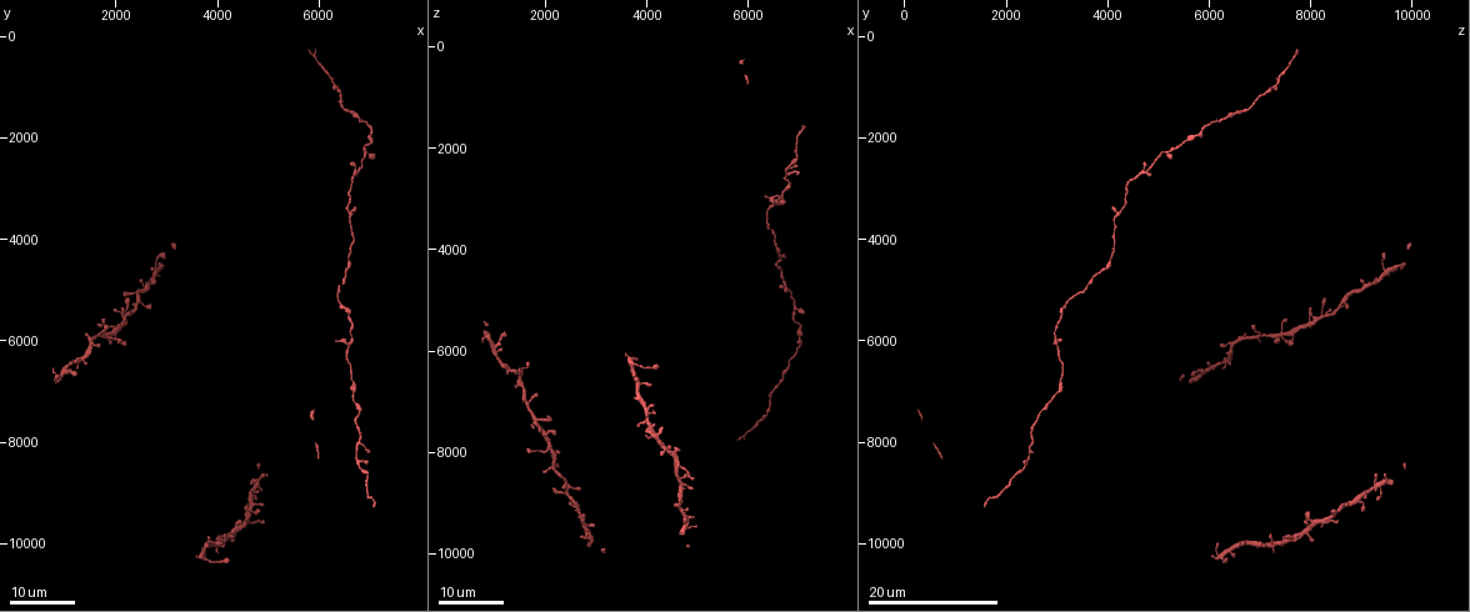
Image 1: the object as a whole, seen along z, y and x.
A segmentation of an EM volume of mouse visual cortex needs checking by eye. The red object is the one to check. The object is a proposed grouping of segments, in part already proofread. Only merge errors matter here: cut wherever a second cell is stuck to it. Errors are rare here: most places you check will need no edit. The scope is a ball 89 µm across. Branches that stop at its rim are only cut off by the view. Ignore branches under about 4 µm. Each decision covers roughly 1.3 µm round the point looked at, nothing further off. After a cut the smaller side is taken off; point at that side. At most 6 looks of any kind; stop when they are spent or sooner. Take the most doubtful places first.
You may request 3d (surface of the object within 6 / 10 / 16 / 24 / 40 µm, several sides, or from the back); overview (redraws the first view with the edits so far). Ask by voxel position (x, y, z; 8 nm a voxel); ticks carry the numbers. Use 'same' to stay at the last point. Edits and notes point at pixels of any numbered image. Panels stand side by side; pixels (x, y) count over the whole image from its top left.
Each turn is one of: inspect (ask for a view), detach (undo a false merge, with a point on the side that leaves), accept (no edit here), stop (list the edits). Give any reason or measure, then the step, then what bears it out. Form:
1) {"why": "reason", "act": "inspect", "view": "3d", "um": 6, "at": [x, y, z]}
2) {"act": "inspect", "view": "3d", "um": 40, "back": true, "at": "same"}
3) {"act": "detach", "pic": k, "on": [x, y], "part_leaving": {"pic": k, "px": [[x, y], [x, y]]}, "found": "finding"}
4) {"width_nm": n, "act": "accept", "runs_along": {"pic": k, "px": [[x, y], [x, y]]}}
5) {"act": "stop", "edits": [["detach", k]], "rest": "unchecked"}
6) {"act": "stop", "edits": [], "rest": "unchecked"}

{"why": "sudden change in width", "act": "inspect", "view": "3d", "um": 24, "at": [6750, 8400, 2450]}

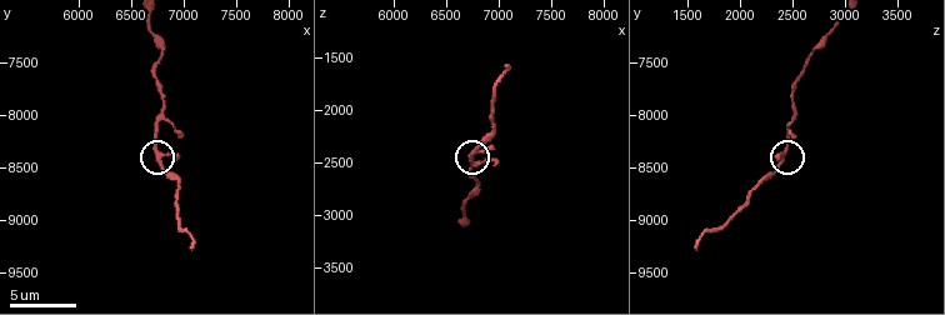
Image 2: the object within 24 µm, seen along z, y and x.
{"why": "closer look", "act": "inspect", "view": "3d", "um": 10, "at": [6760, 8400, 2400]}

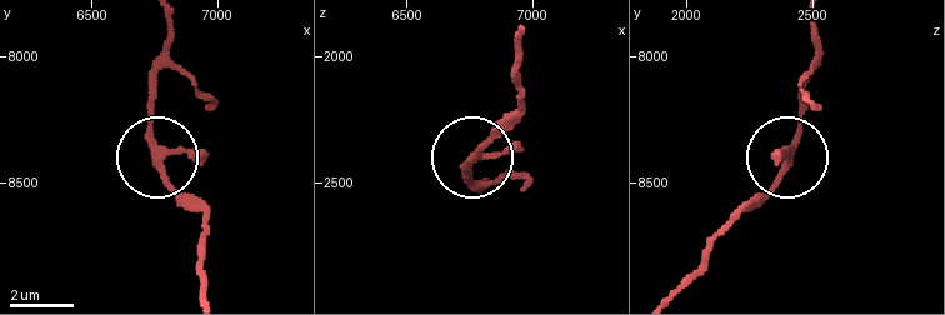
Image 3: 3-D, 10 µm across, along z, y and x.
{"act": "accept", "runs_along": {"pic": 3, "px": [[166, 23], [150, 144], [204, 214]]}, "found": "one cell here"}

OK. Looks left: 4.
{"why": "calibre changes", "act": "inspect", "view": "3d", "um": 16, "at": [6600, 3550, 4150]}

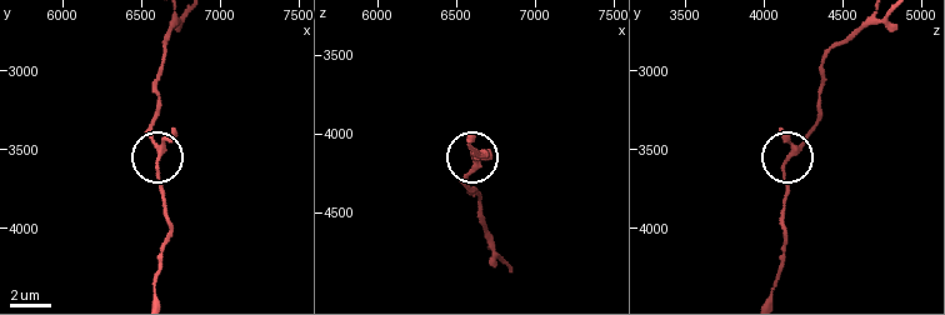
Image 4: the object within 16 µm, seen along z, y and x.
{"why": "closer look", "act": "inspect", "view": "3d", "um": 6, "at": [6600, 3580, 4160]}

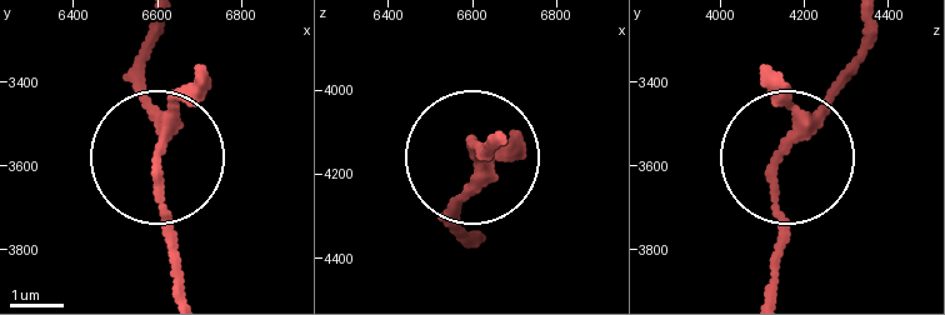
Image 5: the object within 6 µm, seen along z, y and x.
{"act": "accept", "runs_along": {"pic": 5, "px": [[160, 21], [146, 103], [173, 290]]}, "found": "all the same cell"}

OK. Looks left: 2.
{"why": "thick turns thin", "act": "inspect", "view": "3d", "um": 24, "at": [6900, 2350, 5150]}

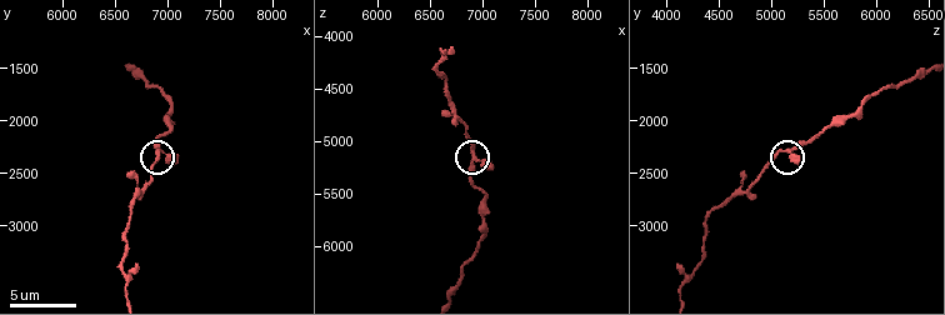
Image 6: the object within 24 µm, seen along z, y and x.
{"act": "inspect", "view": "3d", "um": 10, "at": [6900, 2280, 5100]}

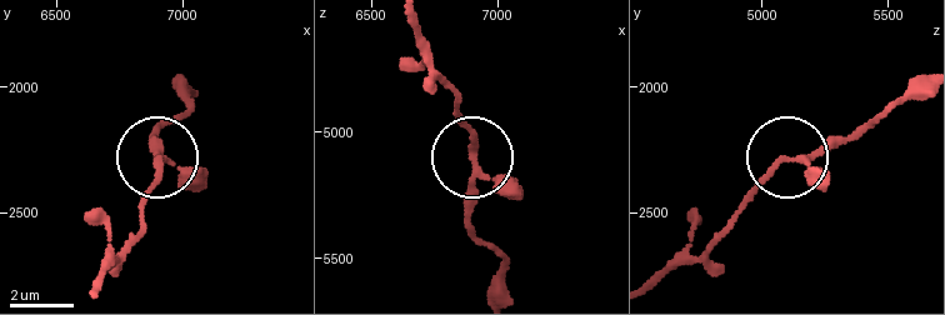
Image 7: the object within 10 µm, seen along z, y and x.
{"width_nm": 170, "act": "accept", "runs_along": {"pic": 7, "px": [[503, 290], [500, 265], [470, 225], [470, 136], [454, 99]]}, "found": "all the same cell"}

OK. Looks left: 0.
{"act": "stop", "edits": [], "rest": "unchecked"}

